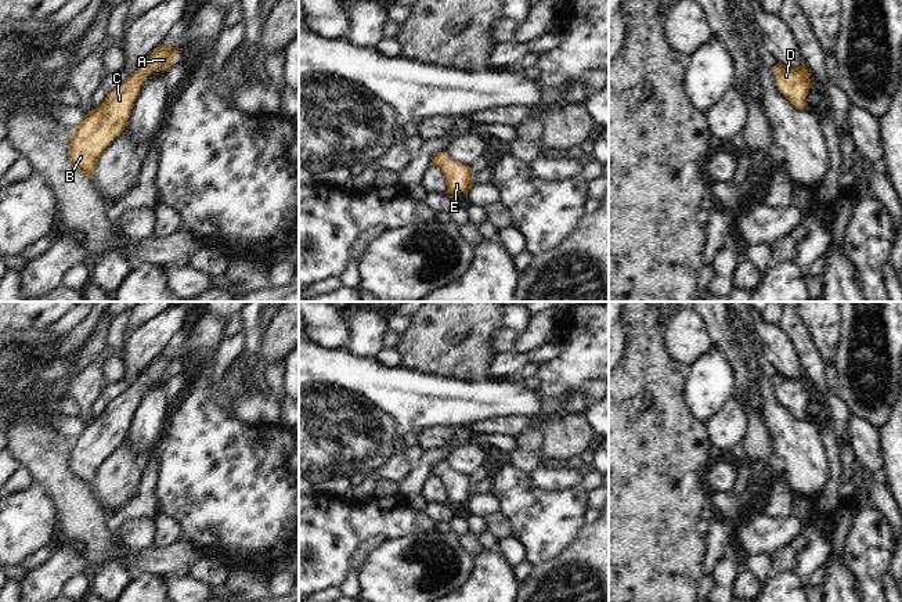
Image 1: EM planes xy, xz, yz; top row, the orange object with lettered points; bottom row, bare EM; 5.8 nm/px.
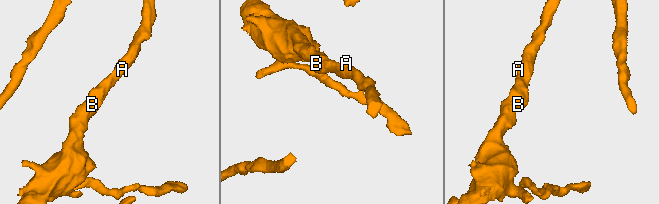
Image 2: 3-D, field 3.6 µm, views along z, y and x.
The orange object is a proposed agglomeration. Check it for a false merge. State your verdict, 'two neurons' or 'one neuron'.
one neuron

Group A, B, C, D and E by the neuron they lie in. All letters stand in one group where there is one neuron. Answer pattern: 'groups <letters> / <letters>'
groups A B C D E

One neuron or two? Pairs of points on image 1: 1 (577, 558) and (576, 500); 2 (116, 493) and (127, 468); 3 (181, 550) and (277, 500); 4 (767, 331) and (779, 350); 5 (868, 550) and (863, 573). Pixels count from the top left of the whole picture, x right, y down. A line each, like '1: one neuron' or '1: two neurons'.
1: two neurons
2: one neuron
3: two neurons
4: one neuron
5: one neuron

